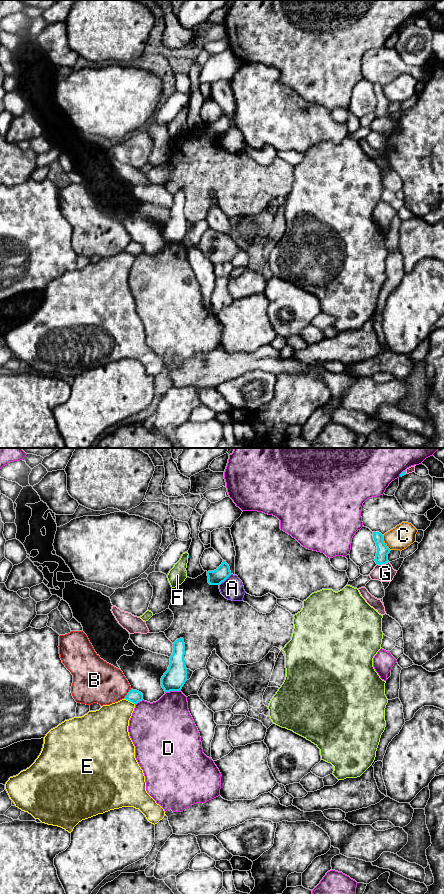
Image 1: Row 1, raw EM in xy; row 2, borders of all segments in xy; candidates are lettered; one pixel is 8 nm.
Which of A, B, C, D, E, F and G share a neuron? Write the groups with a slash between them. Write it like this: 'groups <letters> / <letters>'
groups A / B / C / D / E / F / G

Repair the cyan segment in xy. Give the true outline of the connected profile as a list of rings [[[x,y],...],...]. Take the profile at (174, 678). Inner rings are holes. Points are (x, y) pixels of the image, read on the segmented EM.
[[[177,639],[173,643],[173,654],[170,657],[168,670],[161,678],[161,686],[165,692],[180,691],[187,681],[187,668],[185,666],[184,639]]]

